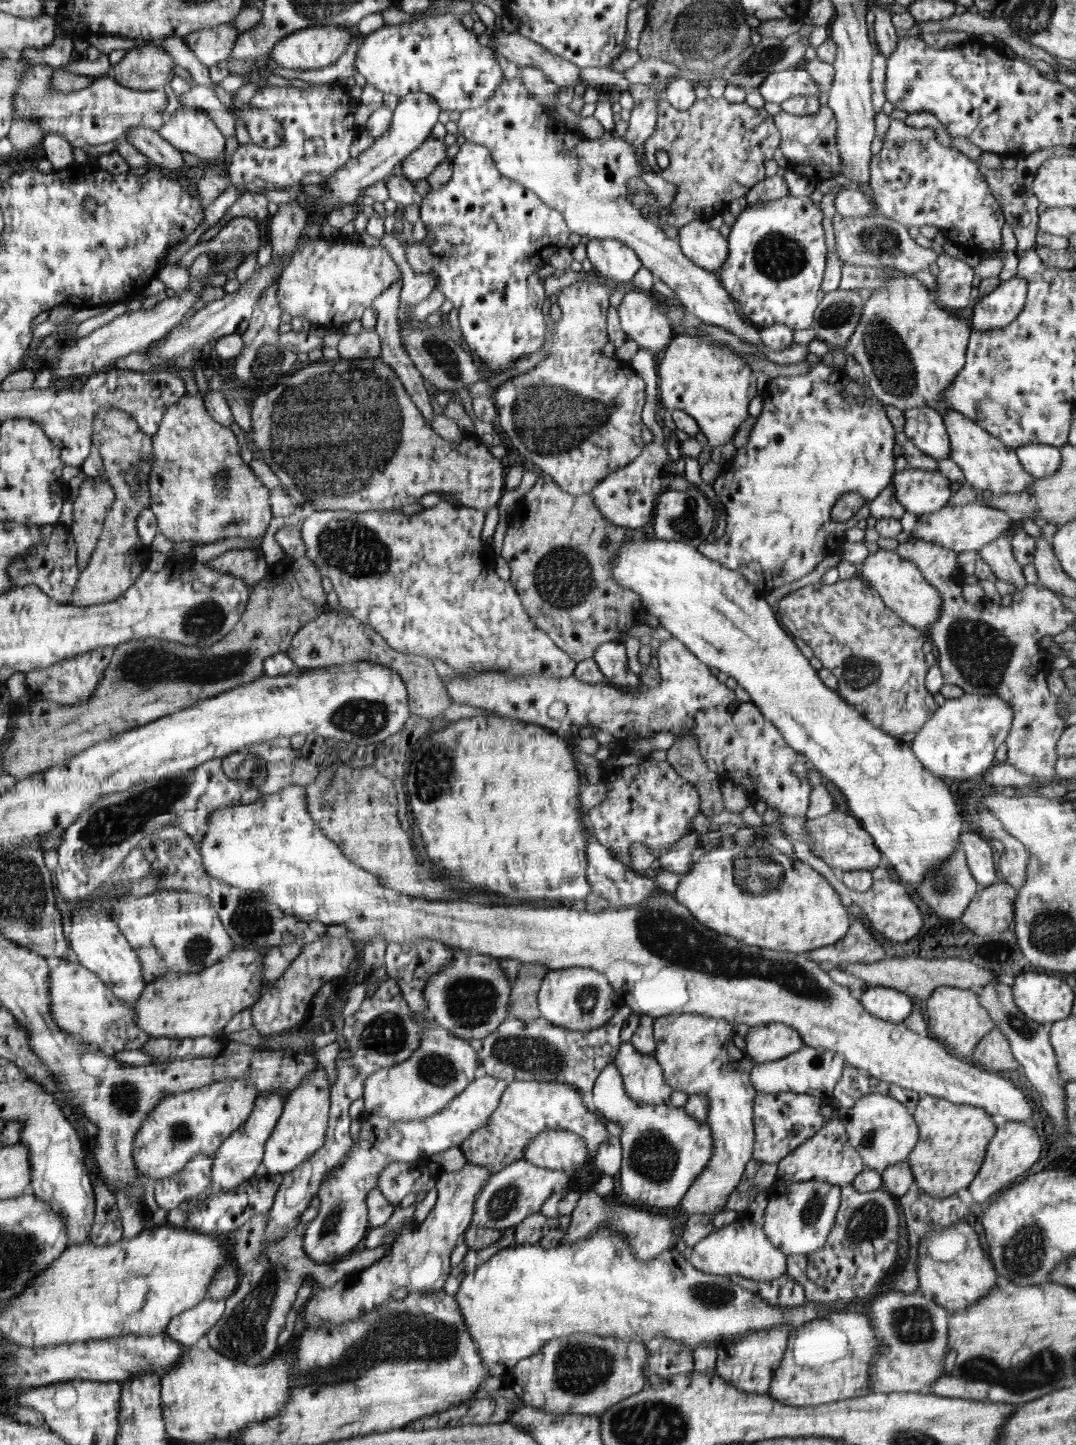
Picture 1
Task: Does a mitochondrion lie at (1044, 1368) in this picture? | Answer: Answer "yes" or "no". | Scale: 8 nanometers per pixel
yes

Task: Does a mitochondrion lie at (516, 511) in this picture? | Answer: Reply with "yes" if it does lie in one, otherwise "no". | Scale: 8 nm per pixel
no

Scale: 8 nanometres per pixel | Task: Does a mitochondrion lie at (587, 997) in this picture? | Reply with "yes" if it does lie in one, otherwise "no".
yes

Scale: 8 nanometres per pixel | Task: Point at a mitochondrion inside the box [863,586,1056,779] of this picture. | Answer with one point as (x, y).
(981, 653)

